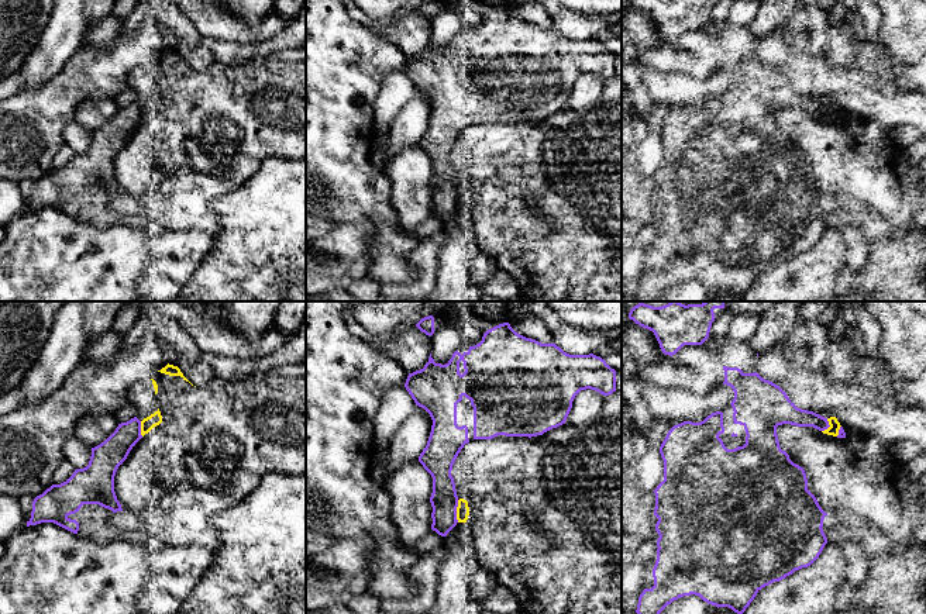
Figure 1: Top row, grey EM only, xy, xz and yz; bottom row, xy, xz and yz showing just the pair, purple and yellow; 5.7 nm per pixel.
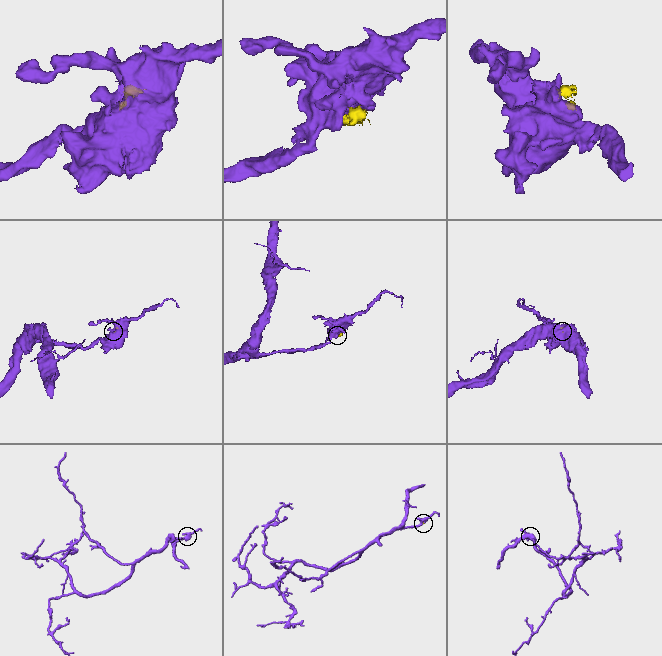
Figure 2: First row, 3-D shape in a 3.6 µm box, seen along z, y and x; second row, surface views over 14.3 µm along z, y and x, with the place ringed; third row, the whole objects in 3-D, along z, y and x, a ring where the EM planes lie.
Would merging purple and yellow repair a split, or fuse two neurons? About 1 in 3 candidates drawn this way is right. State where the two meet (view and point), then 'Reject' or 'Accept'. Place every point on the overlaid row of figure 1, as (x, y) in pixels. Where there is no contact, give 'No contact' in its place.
Touches purple at xz (455, 511). Reject

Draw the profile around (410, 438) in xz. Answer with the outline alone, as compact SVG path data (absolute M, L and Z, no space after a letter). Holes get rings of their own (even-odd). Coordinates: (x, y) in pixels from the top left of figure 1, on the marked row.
M419 406L400 421L388 445L388 469L386 477L381 483L382 487L388 490L386 483L397 470L419 460L420 453L427 445L431 425L430 414Z

